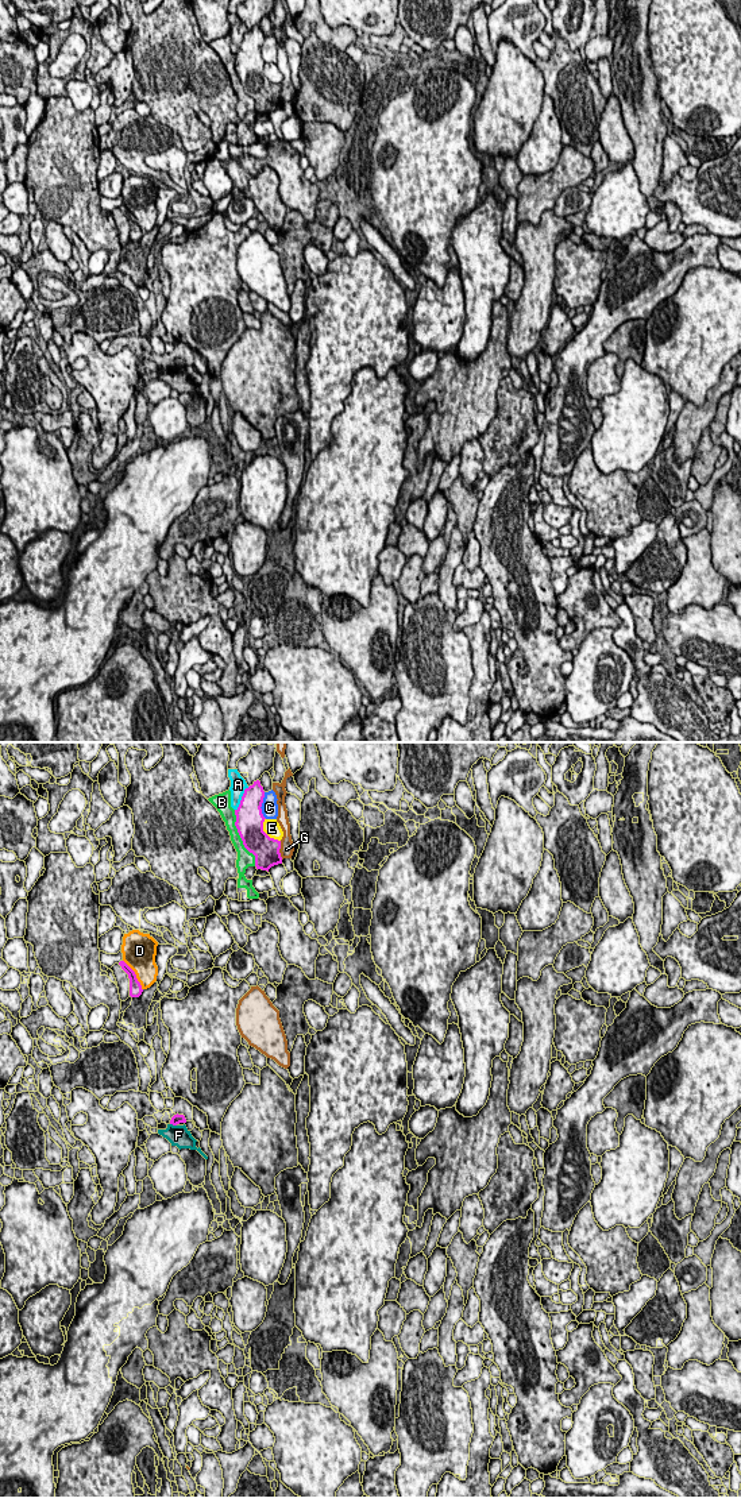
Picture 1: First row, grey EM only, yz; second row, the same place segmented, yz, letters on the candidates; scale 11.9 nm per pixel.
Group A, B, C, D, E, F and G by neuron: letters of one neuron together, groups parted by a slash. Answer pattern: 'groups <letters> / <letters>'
groups A / B / C / D / E / F / G

